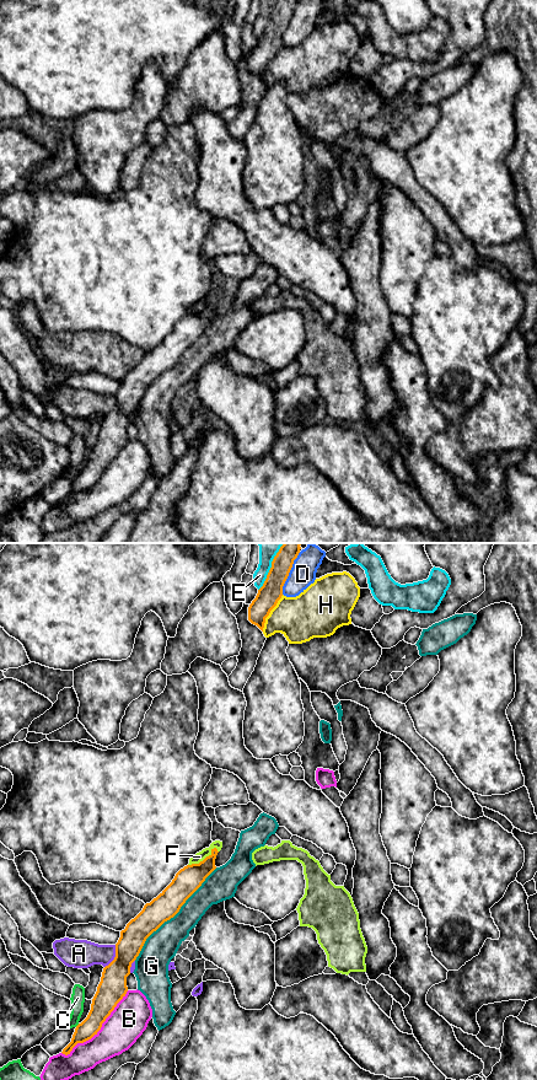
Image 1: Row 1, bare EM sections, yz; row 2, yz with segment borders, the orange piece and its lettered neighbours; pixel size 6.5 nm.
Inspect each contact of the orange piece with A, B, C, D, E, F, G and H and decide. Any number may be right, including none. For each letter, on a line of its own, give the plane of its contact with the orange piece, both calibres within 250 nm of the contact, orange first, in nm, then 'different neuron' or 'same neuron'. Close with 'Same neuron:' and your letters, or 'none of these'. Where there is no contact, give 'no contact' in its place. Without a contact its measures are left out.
A: contact in yz; calibres 180 and 190 nm; different neuron
B: contact in yz; calibres 180 and 240 nm; different neuron
C: contact in yz; calibres 160 and 100 nm; different neuron
D: contact in yz; calibres 150 and 170 nm; different neuron
E: contact in yz; calibres 150 and 100 nm; different neuron
F: contact in yz; calibres 170 and 70 nm; same neuron
G: contact in yz; calibres 170 and 220 nm; different neuron
H: contact in yz; calibres 150 and 300 nm; different neuron
Same neuron: F

